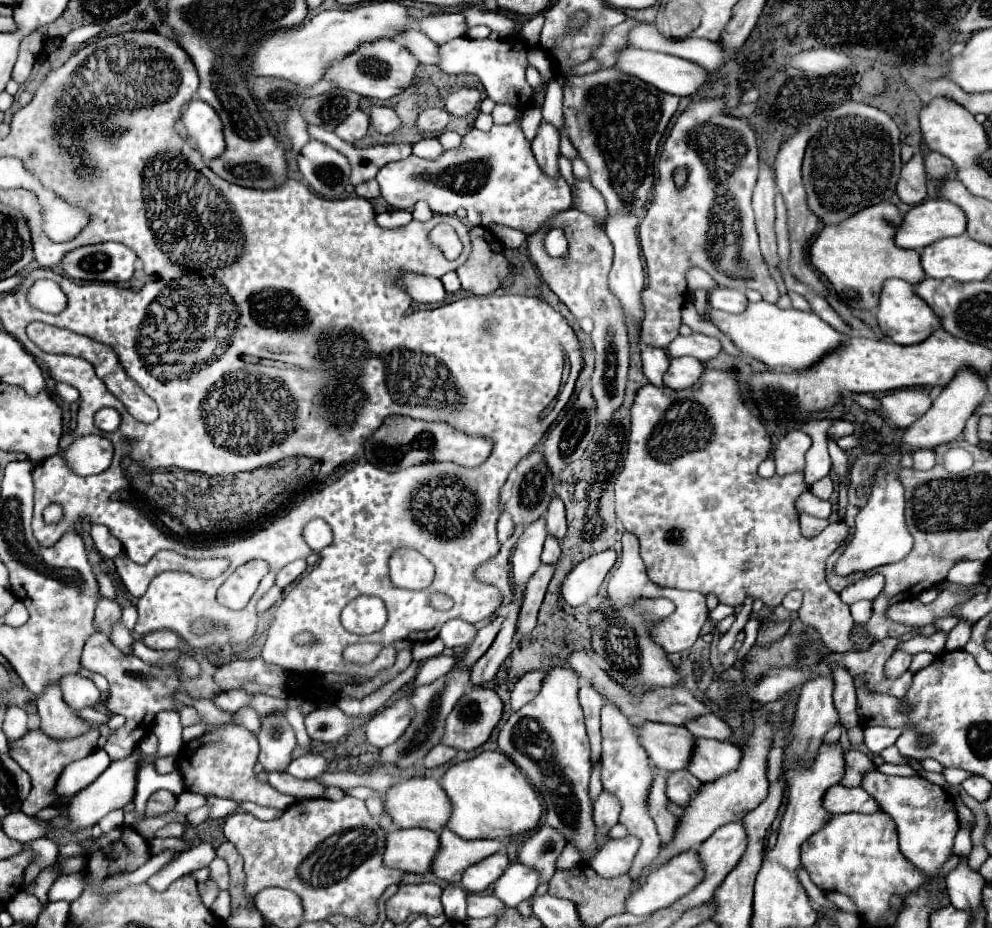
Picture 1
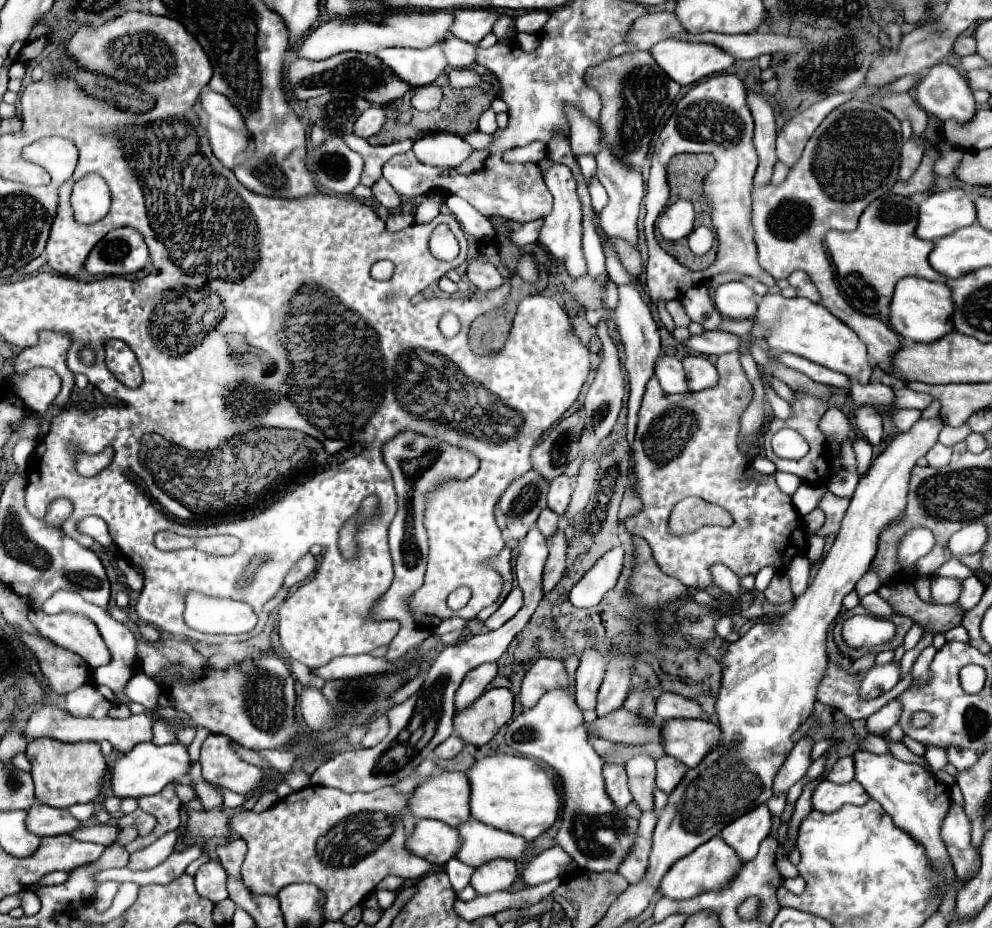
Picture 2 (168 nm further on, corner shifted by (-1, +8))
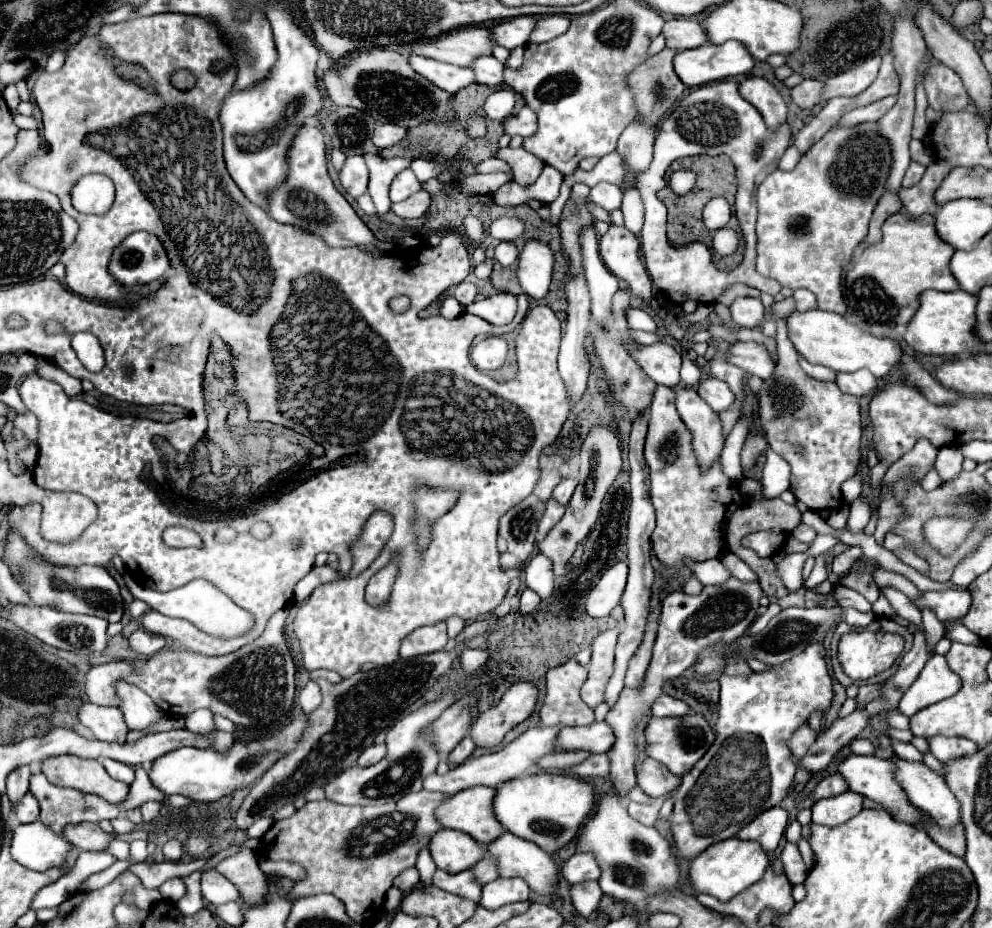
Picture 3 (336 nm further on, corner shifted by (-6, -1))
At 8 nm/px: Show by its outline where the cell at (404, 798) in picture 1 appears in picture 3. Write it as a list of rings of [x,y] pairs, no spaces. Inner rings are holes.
[[[483,786],[461,790],[439,806],[439,822],[443,822],[445,828],[461,830],[473,836],[481,844],[489,844],[505,832],[493,814],[495,794],[497,788]]]

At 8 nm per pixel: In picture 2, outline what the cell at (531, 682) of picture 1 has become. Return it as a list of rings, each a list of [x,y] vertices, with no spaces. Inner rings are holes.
[[[546,657],[538,659],[522,679],[520,685],[522,707],[530,707],[538,703],[538,699],[542,697],[542,693],[546,693],[546,689],[554,689],[558,685],[566,685],[564,663]]]

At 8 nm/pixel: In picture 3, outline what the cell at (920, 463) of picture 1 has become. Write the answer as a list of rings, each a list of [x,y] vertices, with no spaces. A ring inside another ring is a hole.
[[[943,448],[943,450],[939,450],[933,468],[937,470],[937,474],[941,476],[943,482],[953,480],[963,470],[963,454],[957,448]]]

